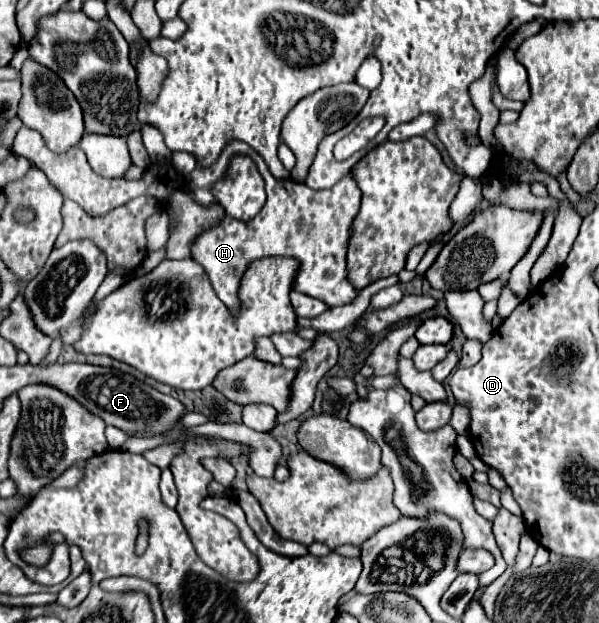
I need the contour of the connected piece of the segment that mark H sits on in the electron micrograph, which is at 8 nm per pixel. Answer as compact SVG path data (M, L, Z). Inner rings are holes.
M229 142L223 148L223 154L219 154L215 166L195 168L185 178L185 192L201 206L217 204L217 198L213 196L211 188L217 180L223 178L223 172L227 170L227 164L233 154L247 154L257 164L265 180L267 202L255 218L241 222L231 216L223 216L217 224L197 234L195 242L191 242L191 258L203 266L219 300L223 300L231 310L231 314L237 316L241 310L237 292L247 266L259 258L285 256L285 258L295 258L299 262L299 274L295 274L297 278L293 286L295 292L309 294L317 300L323 300L327 306L343 306L351 302L357 292L347 280L345 252L347 252L347 242L351 238L352 222L361 203L361 192L353 176L347 174L337 186L329 190L311 190L309 186L301 186L291 178L277 180L267 170L267 164L263 162L263 158L259 158L259 154L255 154L251 146L245 146L245 142Z

